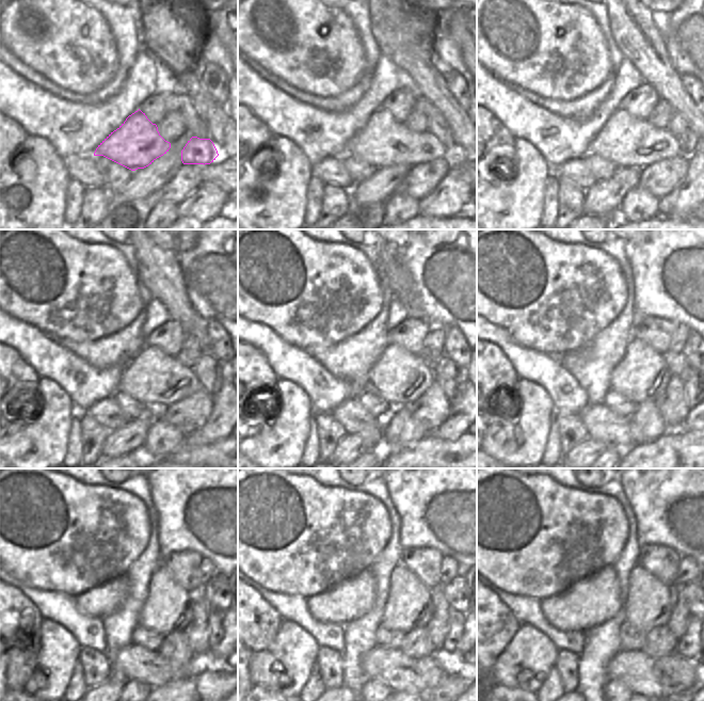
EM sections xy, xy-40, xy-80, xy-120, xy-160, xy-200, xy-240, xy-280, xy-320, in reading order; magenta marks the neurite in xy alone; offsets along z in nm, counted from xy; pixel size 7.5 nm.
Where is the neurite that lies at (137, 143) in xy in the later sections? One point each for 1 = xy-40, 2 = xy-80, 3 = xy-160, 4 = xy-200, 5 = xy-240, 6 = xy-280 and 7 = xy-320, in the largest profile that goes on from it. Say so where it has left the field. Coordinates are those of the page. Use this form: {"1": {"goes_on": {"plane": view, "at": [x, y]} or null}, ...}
{"1": {"goes_on": {"plane": "xy-40", "at": [383, 142]}}, "2": {"goes_on": {"plane": "xy-80", "at": [624, 140]}}, "3": {"goes_on": {"plane": "xy-160", "at": [400, 378]}}, "4": {"goes_on": {"plane": "xy-200", "at": [642, 375]}}, "5": {"goes_on": {"plane": "xy-240", "at": [168, 608]}}, "6": {"goes_on": {"plane": "xy-280", "at": [408, 607]}}, "7": {"goes_on": {"plane": "xy-320", "at": [648, 606]}}}

